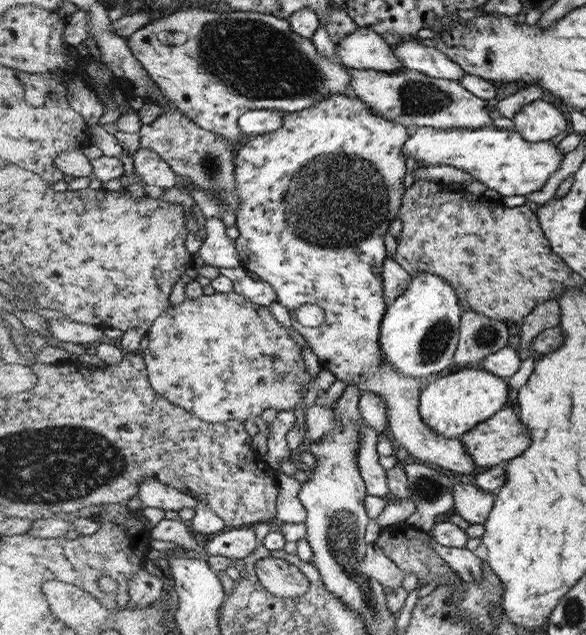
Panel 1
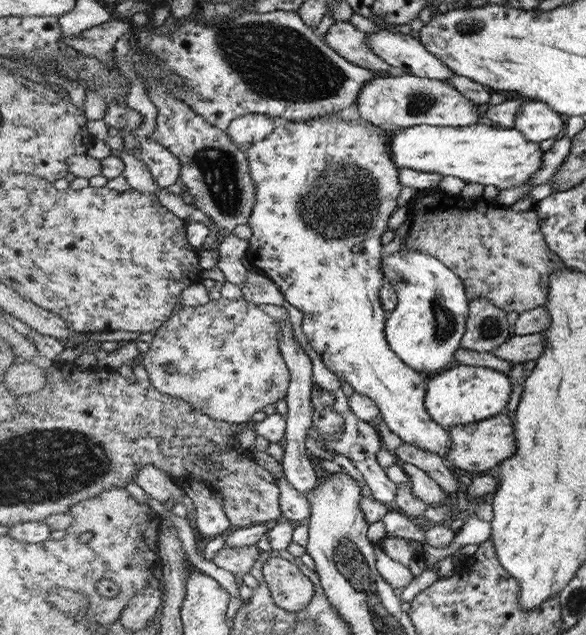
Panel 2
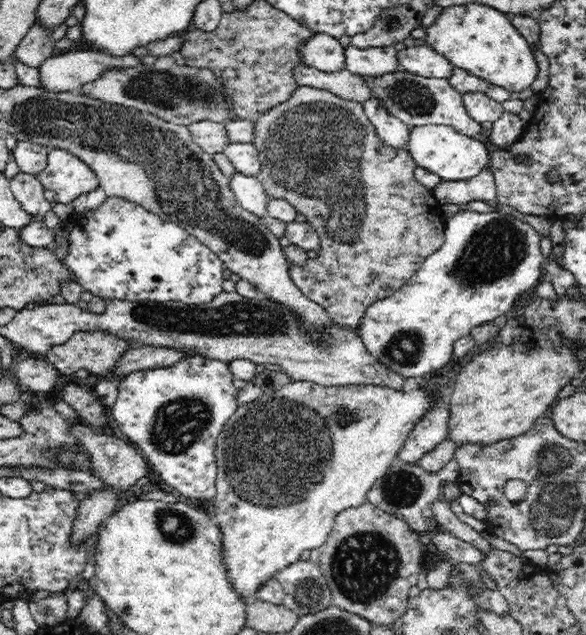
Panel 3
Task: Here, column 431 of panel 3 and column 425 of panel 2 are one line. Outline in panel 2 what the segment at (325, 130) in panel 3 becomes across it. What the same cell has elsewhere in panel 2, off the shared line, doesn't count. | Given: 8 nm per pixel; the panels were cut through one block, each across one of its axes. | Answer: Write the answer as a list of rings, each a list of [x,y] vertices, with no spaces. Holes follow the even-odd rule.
[[[439,190],[417,192],[411,203],[408,236],[405,238],[404,252],[424,252],[436,257],[459,275],[467,288],[469,302],[476,298],[492,300],[504,312],[531,311],[544,307],[550,298],[551,275],[564,271],[563,261],[552,252],[543,236],[538,212],[534,209],[516,212],[509,207],[497,206],[483,198],[468,200],[459,196],[447,196]]]

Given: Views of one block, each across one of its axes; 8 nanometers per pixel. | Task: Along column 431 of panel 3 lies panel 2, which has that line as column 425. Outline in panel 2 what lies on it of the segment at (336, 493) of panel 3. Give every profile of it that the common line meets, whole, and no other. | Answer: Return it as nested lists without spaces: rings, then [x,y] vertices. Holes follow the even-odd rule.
[[[457,365],[434,376],[427,385],[425,406],[431,418],[445,429],[475,423],[502,413],[512,386],[506,373],[478,366]]]

